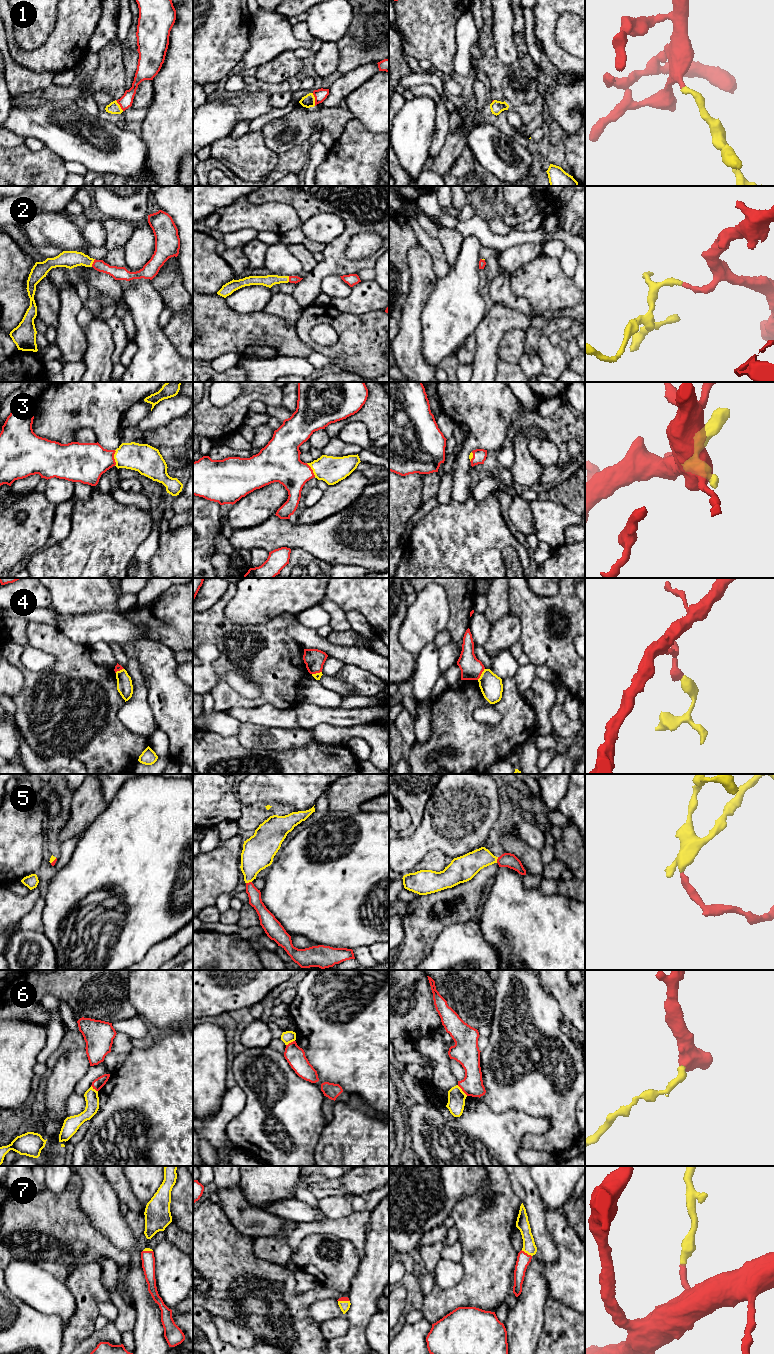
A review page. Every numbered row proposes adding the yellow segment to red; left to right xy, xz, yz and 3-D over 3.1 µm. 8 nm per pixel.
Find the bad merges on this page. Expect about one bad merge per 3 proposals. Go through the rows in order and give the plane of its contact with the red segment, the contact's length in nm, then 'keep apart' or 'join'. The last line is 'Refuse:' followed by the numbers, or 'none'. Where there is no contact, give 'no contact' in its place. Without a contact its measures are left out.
1: xz | 110 nm | join
2: xy | 70 nm | join
3: xy | 130 nm | join
4: yz | 110 nm | keep apart
5: xz | 50 nm | join
6: yz | 120 nm | keep apart
7: yz | 100 nm | join
Refuse: 4, 6

